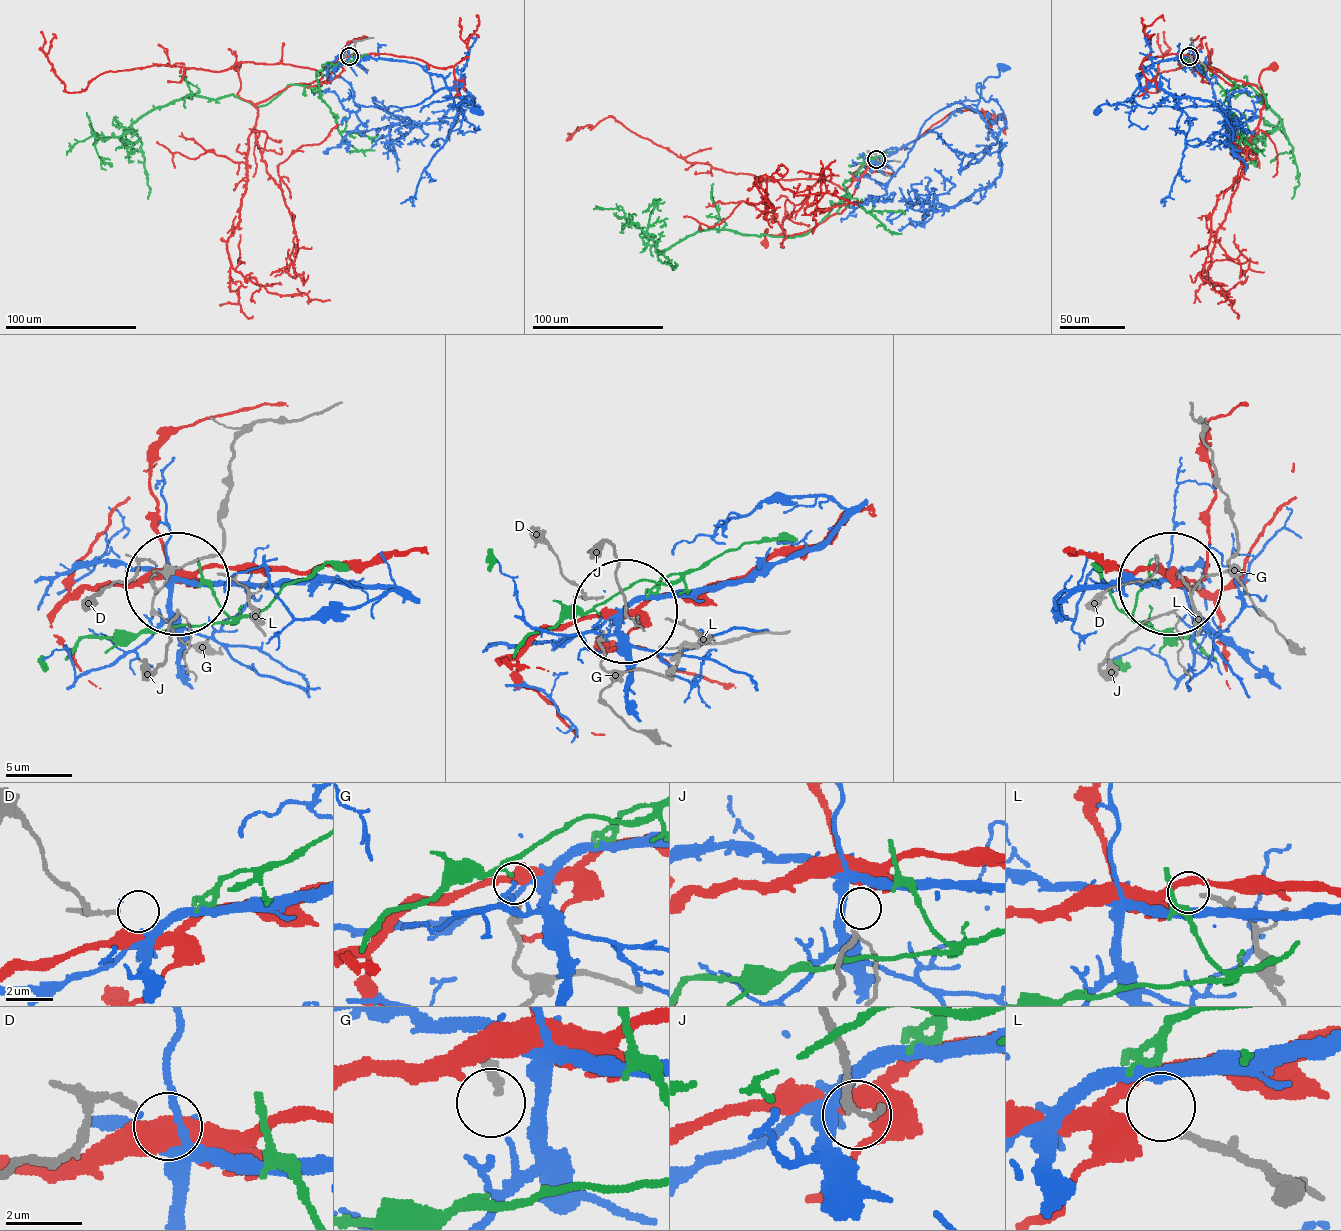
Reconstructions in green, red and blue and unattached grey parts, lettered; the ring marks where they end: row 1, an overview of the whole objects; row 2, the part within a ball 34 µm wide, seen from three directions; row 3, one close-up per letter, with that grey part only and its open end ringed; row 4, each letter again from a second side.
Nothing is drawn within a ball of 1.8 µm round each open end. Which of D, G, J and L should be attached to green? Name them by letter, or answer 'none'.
none

